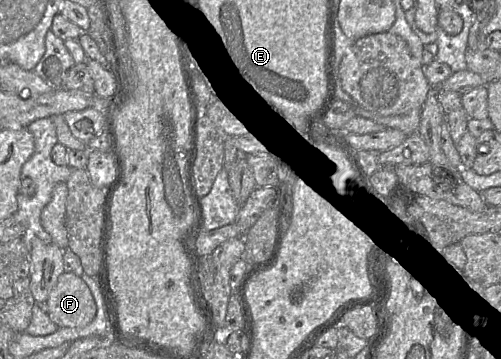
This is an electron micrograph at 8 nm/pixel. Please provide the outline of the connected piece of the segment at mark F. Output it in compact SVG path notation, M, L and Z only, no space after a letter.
M63 272L46 300L46 313L59 327L83 328L95 318L97 305L81 277Z

